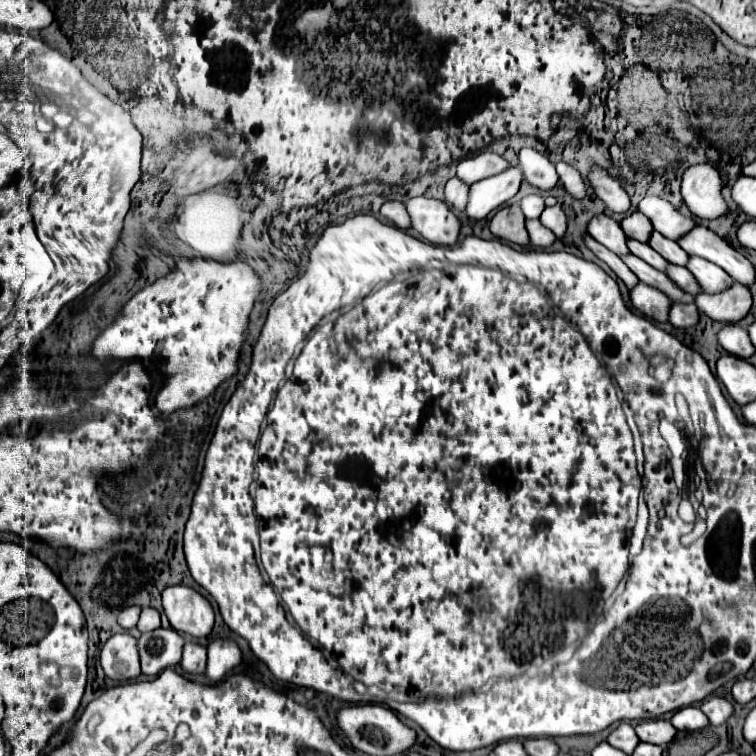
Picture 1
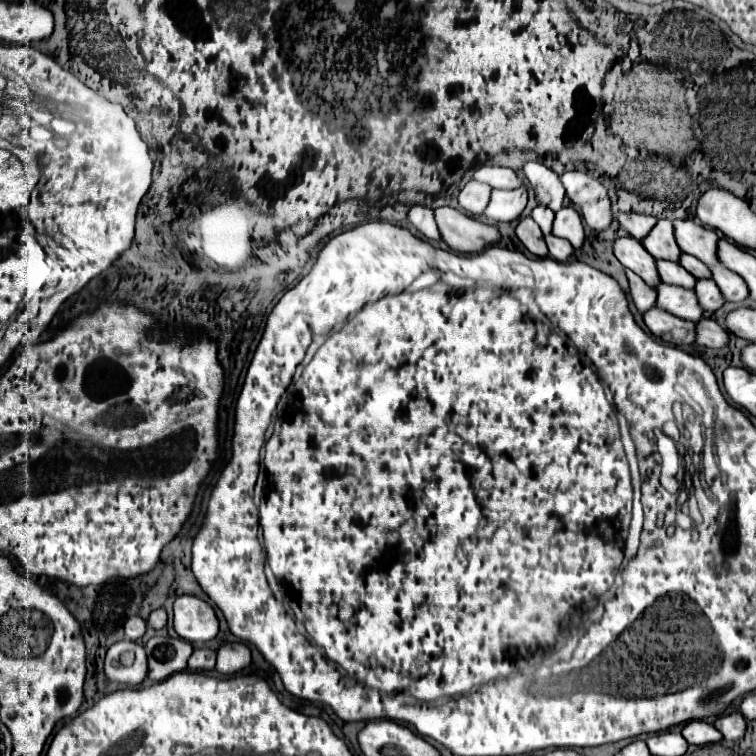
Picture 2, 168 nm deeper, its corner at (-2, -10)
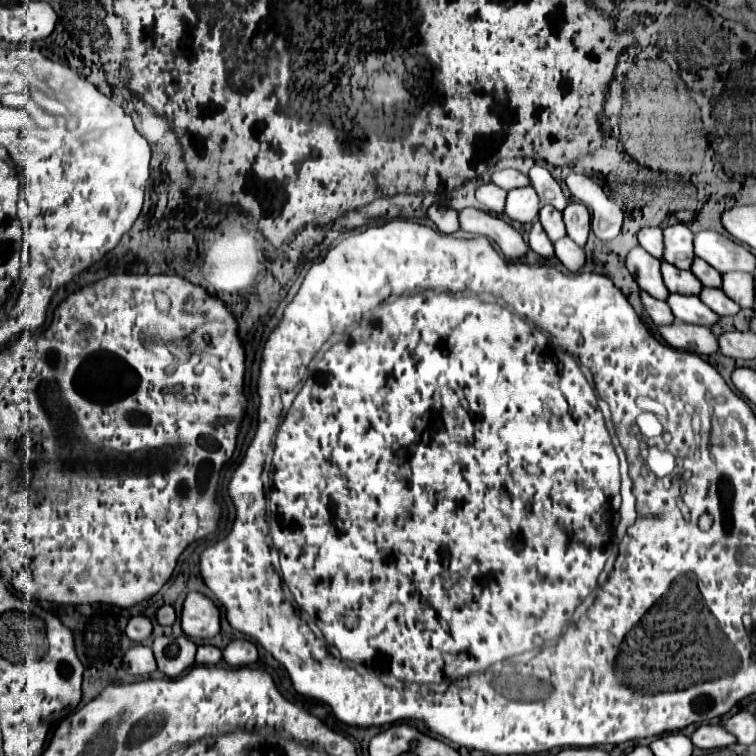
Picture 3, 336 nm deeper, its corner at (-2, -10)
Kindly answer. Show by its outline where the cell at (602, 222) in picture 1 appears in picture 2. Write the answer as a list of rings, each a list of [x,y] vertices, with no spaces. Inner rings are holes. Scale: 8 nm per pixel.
[[[622,236],[614,240],[614,256],[618,258],[618,262],[626,268],[630,268],[632,272],[636,272],[648,286],[656,286],[660,282],[656,266],[654,266],[654,258],[642,248],[642,244],[638,240],[634,240],[632,236]]]

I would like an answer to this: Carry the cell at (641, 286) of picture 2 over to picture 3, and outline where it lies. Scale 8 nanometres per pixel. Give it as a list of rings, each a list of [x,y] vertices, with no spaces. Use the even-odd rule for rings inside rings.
[[[642,292],[642,304],[644,304],[644,308],[646,308],[646,312],[648,312],[648,316],[652,318],[654,324],[662,326],[662,324],[672,324],[674,322],[674,314],[672,314],[672,310],[668,310],[666,302],[656,300],[650,294]]]

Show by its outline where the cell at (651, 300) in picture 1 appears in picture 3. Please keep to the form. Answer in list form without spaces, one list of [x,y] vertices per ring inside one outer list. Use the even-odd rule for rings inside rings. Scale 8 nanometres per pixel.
[[[676,320],[670,326],[660,326],[660,334],[670,346],[678,350],[694,352],[698,356],[710,356],[718,352],[716,336],[706,326],[694,326]]]

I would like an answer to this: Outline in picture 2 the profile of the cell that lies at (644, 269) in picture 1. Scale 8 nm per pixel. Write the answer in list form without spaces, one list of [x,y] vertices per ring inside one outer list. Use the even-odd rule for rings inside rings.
[[[658,282],[656,286],[658,290],[658,306],[668,310],[670,314],[684,318],[684,320],[692,320],[698,322],[702,316],[702,308],[696,300],[694,290],[686,290],[682,286],[672,286],[672,284],[664,284]]]

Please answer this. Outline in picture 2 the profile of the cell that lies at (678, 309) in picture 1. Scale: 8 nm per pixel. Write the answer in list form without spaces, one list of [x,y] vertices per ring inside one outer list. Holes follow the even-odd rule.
[[[700,318],[696,322],[696,344],[706,348],[722,348],[728,342],[728,332],[714,320]]]

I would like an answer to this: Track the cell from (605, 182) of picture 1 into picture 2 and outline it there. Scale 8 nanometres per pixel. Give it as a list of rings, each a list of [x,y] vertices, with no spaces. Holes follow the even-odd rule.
[[[616,212],[614,218],[620,222],[620,226],[624,230],[630,232],[632,238],[636,240],[642,240],[650,230],[652,226],[658,222],[654,216],[650,214],[636,214],[636,212]]]

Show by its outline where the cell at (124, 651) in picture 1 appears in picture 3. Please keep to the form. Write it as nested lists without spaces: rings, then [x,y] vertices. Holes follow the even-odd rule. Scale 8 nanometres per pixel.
[[[136,644],[132,646],[126,654],[124,654],[124,662],[128,664],[128,670],[130,674],[134,676],[146,676],[146,674],[152,674],[158,666],[156,666],[156,658],[152,654],[152,648],[150,646],[144,646],[144,644]]]

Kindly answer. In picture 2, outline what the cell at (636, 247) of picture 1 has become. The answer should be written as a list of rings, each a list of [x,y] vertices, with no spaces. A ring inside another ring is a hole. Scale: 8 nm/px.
[[[656,260],[656,270],[662,282],[666,284],[676,284],[682,288],[694,288],[696,278],[688,274],[678,262],[668,262],[668,260]]]

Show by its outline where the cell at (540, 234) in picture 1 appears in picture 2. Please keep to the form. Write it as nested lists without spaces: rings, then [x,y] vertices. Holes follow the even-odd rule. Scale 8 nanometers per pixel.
[[[552,234],[544,236],[544,240],[546,240],[546,246],[548,246],[548,256],[550,256],[550,258],[554,258],[554,260],[558,260],[558,262],[566,262],[566,260],[572,256],[572,250],[574,250],[574,248],[570,246],[568,240],[556,238],[556,236],[552,236]]]

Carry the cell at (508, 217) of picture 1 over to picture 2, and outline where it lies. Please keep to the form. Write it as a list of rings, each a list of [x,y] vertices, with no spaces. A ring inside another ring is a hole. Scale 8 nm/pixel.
[[[528,216],[528,218],[522,218],[516,226],[516,238],[524,244],[524,248],[528,252],[532,252],[534,256],[548,256],[548,248],[544,244],[544,238],[542,238],[542,232],[538,228],[538,224]]]

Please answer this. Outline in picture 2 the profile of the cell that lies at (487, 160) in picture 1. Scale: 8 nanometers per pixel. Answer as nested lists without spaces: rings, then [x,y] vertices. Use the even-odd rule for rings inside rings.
[[[480,166],[474,174],[472,180],[476,182],[484,182],[492,188],[518,188],[522,186],[522,180],[516,176],[514,170],[510,168],[502,168],[502,166]]]

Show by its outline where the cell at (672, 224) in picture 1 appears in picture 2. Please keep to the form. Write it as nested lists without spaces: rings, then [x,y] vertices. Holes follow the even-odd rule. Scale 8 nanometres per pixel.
[[[674,220],[674,238],[682,252],[700,258],[704,264],[714,266],[718,234],[712,228],[704,228],[692,220]]]

